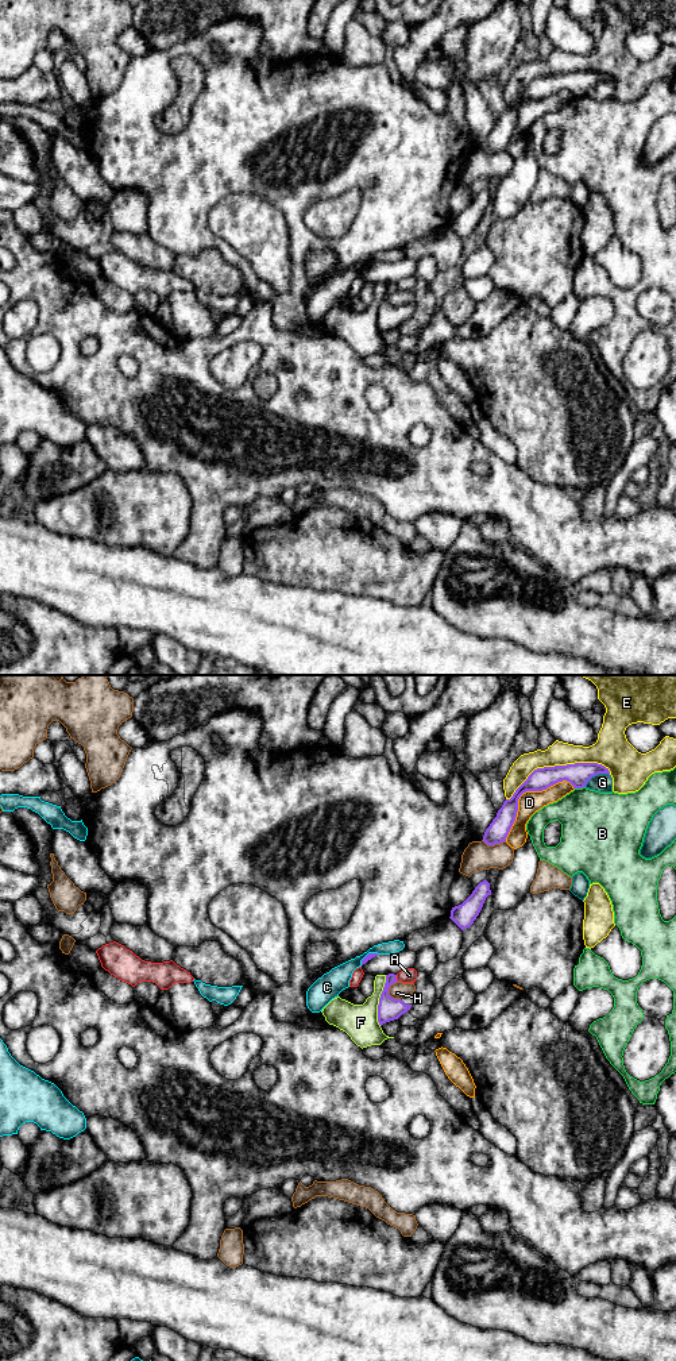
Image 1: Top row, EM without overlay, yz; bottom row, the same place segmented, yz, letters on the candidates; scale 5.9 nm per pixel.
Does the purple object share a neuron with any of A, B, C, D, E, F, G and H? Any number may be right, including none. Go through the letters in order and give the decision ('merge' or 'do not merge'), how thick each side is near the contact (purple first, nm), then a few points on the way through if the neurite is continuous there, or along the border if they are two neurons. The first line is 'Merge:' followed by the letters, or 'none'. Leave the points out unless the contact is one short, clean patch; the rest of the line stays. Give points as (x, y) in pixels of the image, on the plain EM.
Merge: none
A: do not merge; calibres 140 and 90 nm
B: do not merge; calibres 140 and 400 nm
C: do not merge; calibres 40 and 140 nm; border yz (378, 262), (369, 262), (360, 273)
D: do not merge; calibres 130 and 140 nm
E: do not merge; calibres 140 and 140 nm
F: do not merge; calibres 140 and 200 nm; border yz (386, 284), (378, 313), (379, 334)
G: do not merge; calibres 140 and 110 nm
H: do not merge; calibres 140 and 90 nm

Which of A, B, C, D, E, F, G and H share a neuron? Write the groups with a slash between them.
A / B / C / D / E / F / G / H

